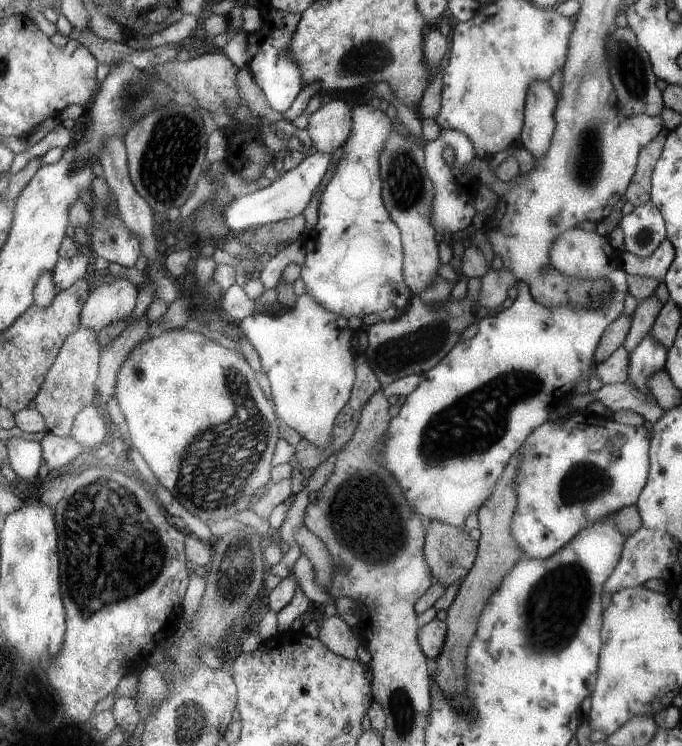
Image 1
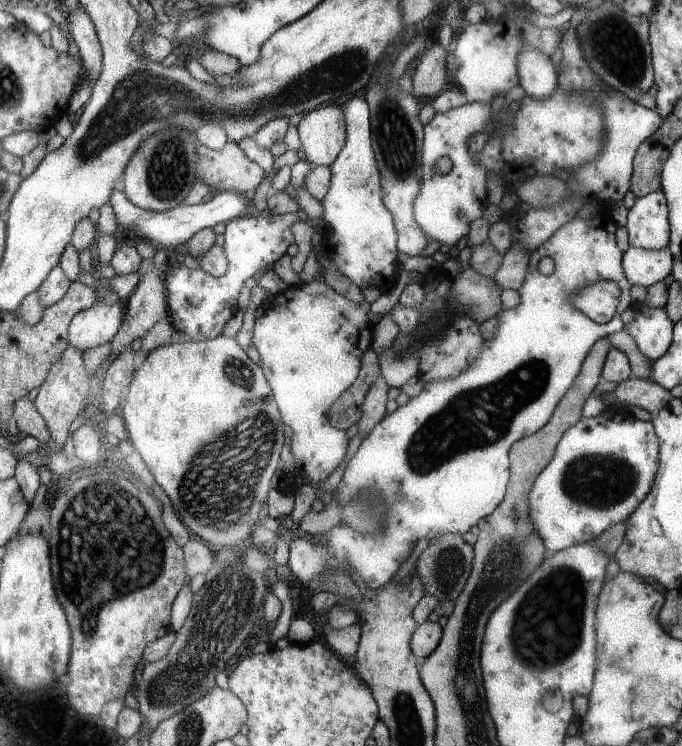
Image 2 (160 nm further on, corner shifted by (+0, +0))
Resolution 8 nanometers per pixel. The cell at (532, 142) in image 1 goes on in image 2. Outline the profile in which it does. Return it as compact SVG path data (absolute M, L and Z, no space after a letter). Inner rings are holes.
M527 45L517 60L518 84L524 94L536 99L547 98L557 83L557 75L550 58Z

